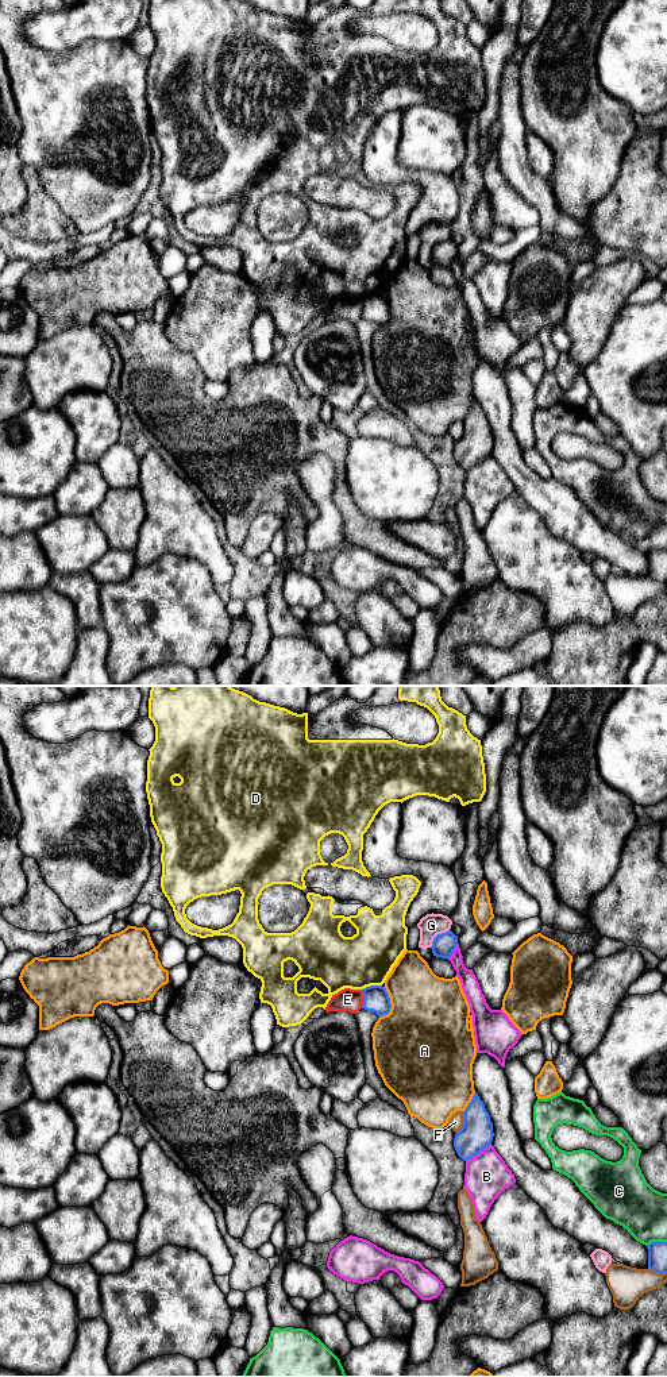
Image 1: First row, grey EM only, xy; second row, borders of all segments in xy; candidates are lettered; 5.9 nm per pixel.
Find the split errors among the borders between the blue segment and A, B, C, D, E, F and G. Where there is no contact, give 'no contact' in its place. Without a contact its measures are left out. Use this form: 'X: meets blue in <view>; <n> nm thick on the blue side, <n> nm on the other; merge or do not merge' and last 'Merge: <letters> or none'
A: meets blue in xy; 160 nm thick on the blue side, 480 nm on the other; do not merge
B: meets blue in xy; 190 nm thick on the blue side, 260 nm on the other; do not merge
C: meets blue in xy; 110 nm thick on the blue side, 300 nm on the other; do not merge
D: meets blue in xy; 160 nm thick on the blue side, 320 nm on the other; do not merge
E: meets blue in xy; 160 nm thick on the blue side, 140 nm on the other; do not merge
F: meets blue in xy; 190 nm thick on the blue side, 90 nm on the other; do not merge
G: meets blue in xy; 140 nm thick on the blue side, 140 nm on the other; do not merge
Merge: none

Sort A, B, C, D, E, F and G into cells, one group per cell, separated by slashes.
A / B / C / D / E / F / G

